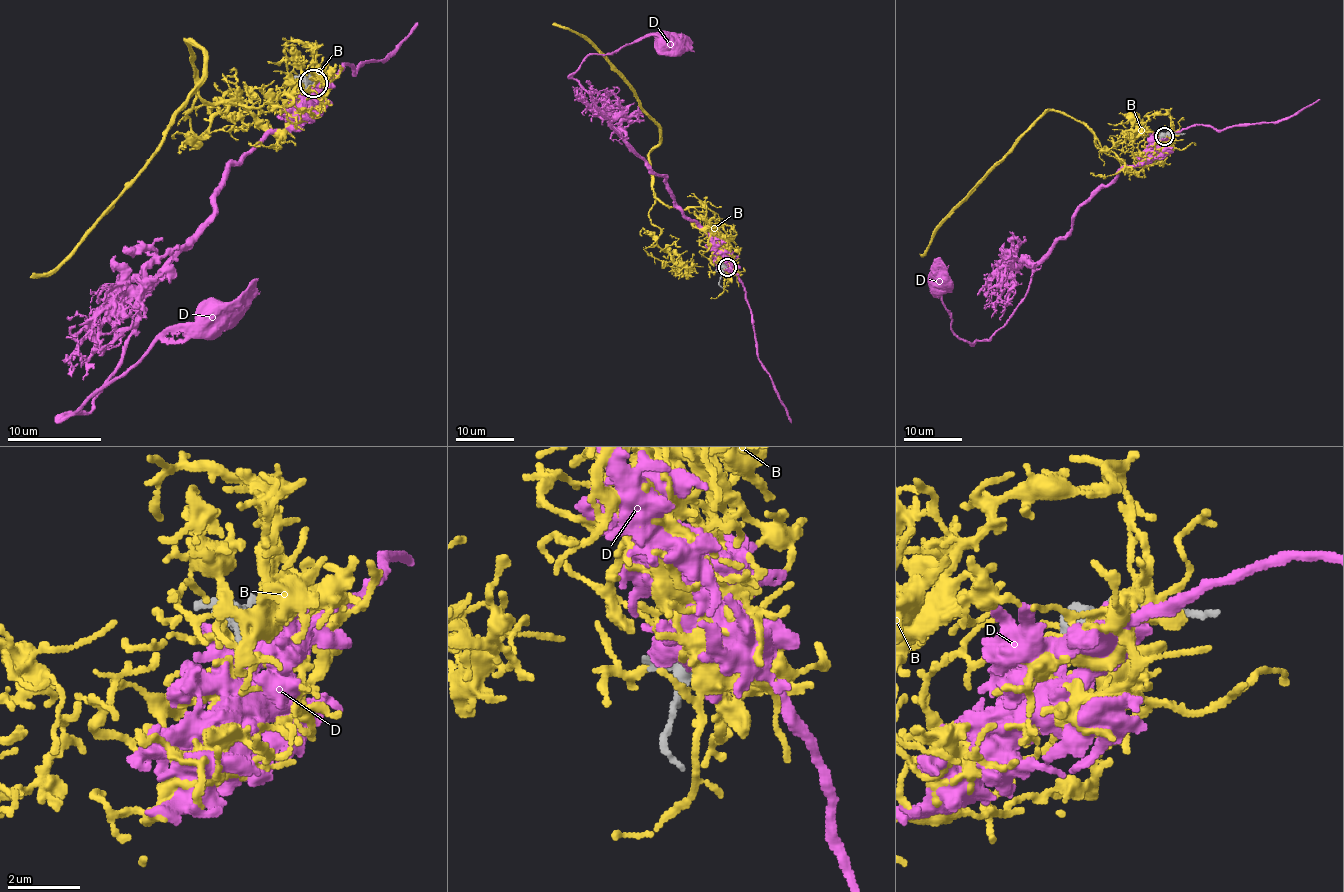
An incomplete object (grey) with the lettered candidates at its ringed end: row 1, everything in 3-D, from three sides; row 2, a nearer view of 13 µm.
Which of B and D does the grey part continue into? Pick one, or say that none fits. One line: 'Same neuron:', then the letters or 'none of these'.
Same neuron: B

